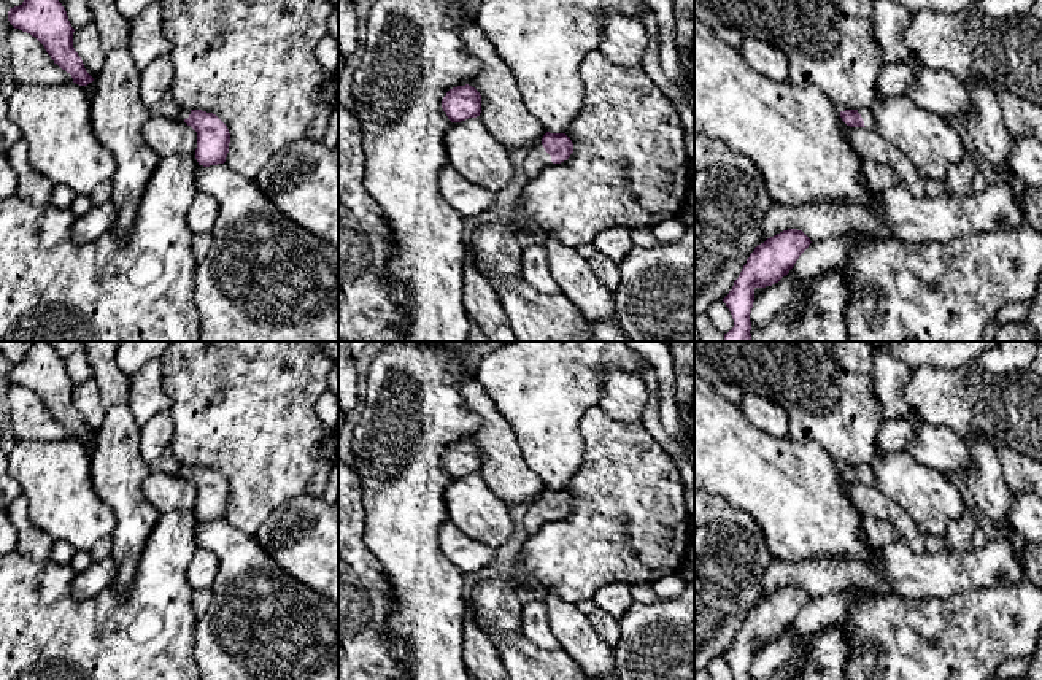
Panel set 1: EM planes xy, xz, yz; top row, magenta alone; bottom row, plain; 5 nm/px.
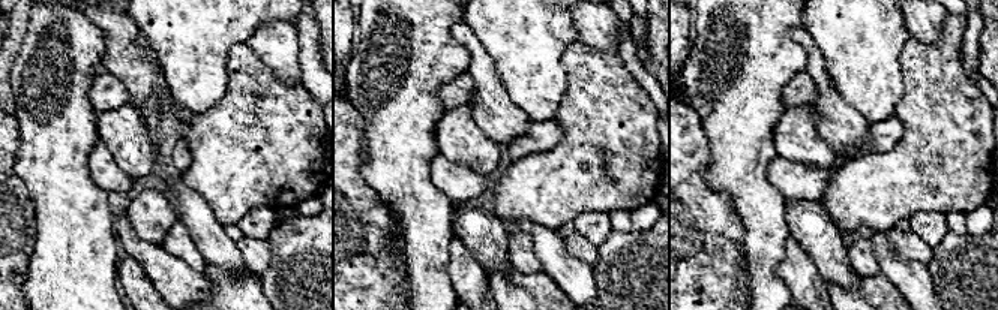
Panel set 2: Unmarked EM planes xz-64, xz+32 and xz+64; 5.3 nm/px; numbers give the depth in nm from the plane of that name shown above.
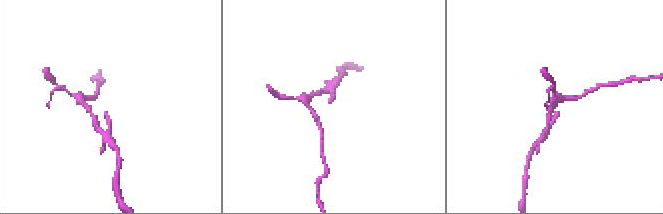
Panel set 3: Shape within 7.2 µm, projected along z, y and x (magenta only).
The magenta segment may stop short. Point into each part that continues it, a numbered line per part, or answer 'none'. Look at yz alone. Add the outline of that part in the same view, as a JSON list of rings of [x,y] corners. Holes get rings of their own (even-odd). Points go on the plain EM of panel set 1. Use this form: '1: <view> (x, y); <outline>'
1: yz (868, 472); [[[859,464],[858,469],[861,470],[866,483],[874,483],[875,472],[869,464]]]

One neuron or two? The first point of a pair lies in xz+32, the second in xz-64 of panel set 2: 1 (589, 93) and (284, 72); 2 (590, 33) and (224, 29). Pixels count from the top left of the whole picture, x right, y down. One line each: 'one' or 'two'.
1: two
2: two

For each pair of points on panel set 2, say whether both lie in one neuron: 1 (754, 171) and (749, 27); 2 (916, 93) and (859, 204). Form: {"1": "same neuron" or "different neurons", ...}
{"1": "same neuron", "2": "same neuron"}

